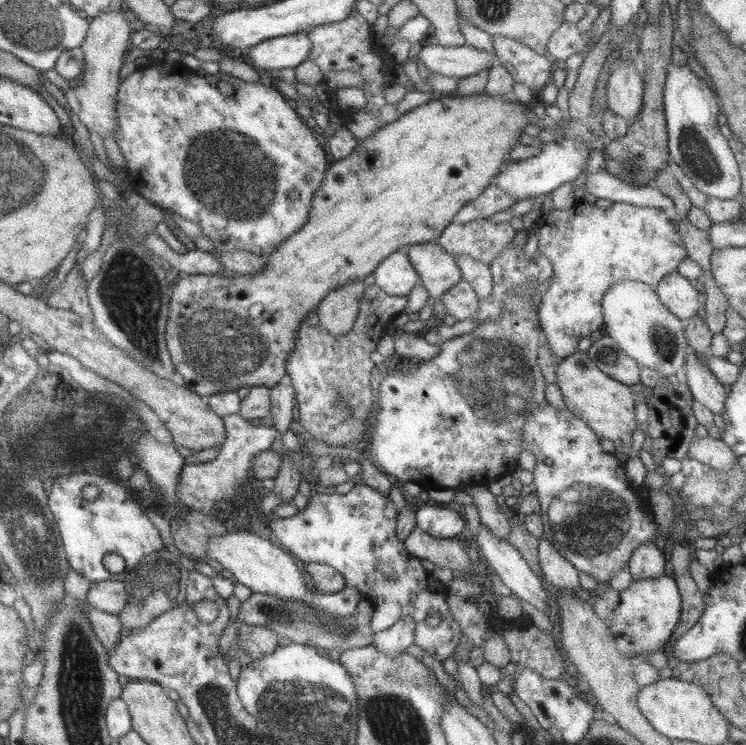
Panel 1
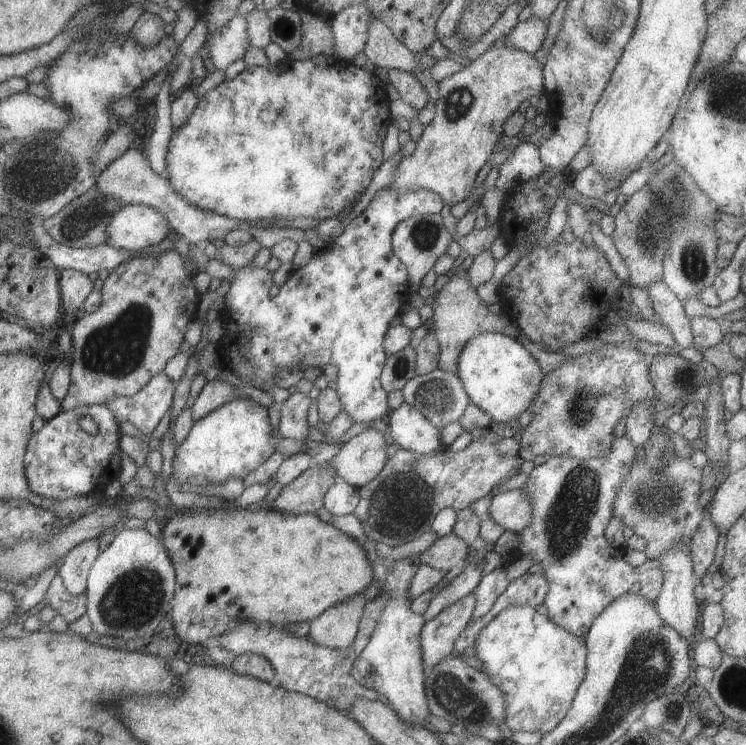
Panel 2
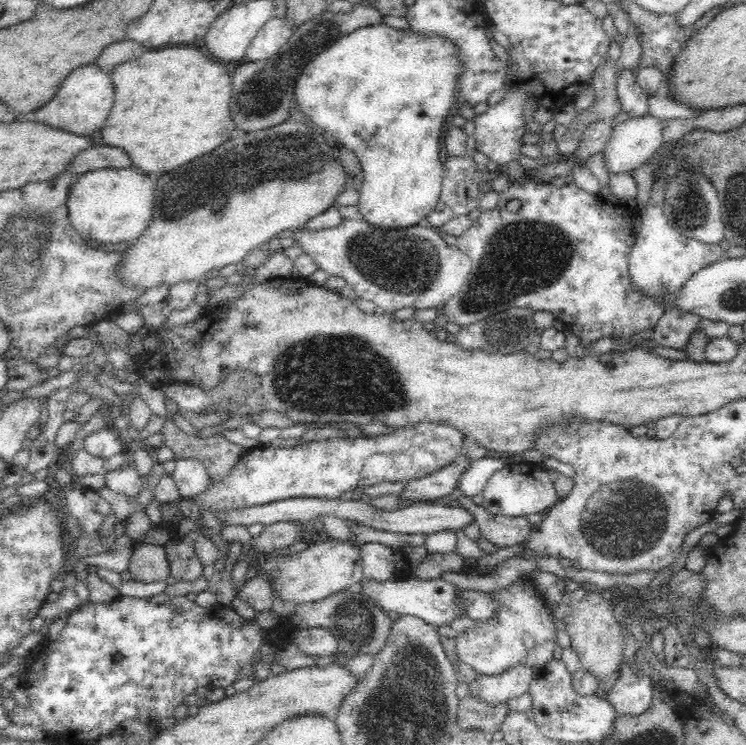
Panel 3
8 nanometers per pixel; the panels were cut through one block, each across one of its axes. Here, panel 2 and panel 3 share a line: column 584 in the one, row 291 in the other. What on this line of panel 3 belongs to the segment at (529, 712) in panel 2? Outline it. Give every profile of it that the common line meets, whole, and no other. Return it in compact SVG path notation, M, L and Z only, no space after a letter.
M646 204L640 210L640 218L635 231L635 243L629 254L628 272L634 287L643 292L674 292L678 290L694 272L726 256L719 244L708 244L688 238L677 231L663 213L663 207Z

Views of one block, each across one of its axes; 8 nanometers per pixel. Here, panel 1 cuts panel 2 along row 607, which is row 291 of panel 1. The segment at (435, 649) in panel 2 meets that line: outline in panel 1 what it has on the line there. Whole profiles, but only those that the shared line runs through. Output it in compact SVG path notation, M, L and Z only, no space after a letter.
M463 280L455 282L447 292L443 292L439 298L446 308L446 314L453 316L456 321L465 320L474 314L477 308L478 296L471 288L471 285Z

